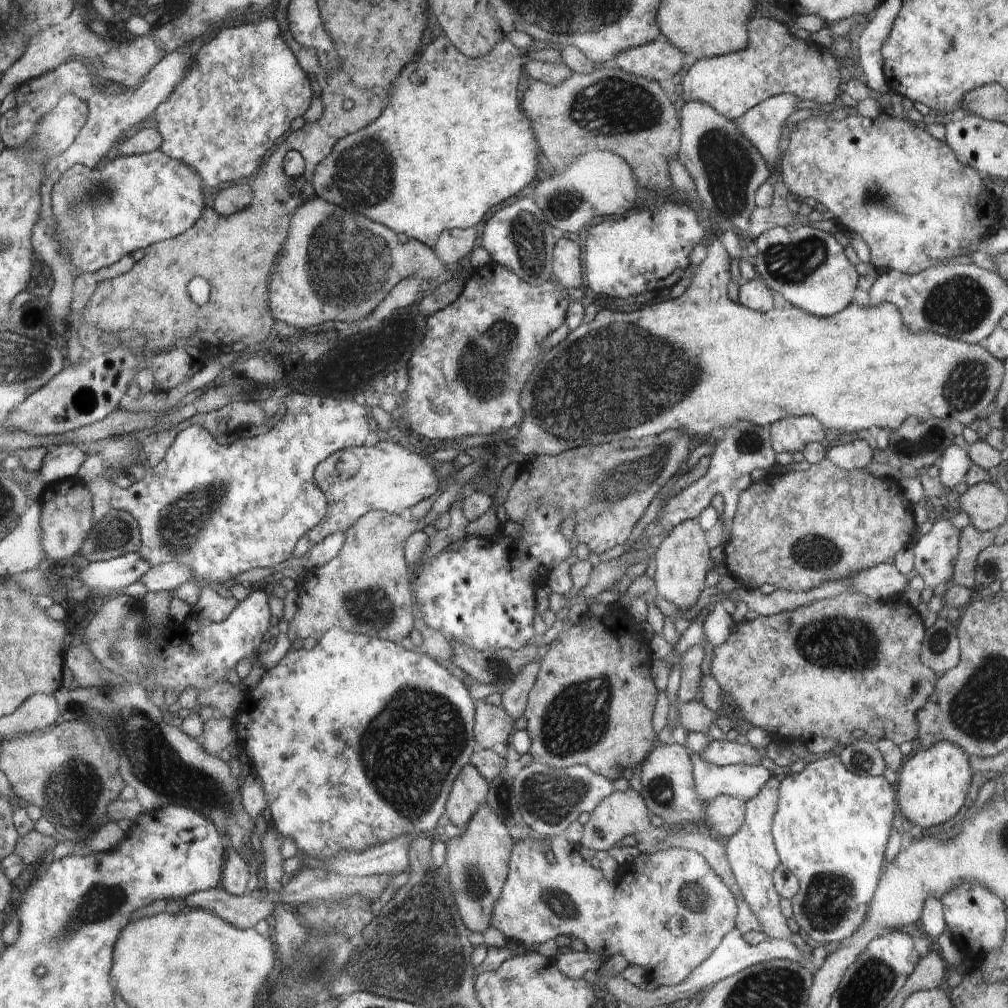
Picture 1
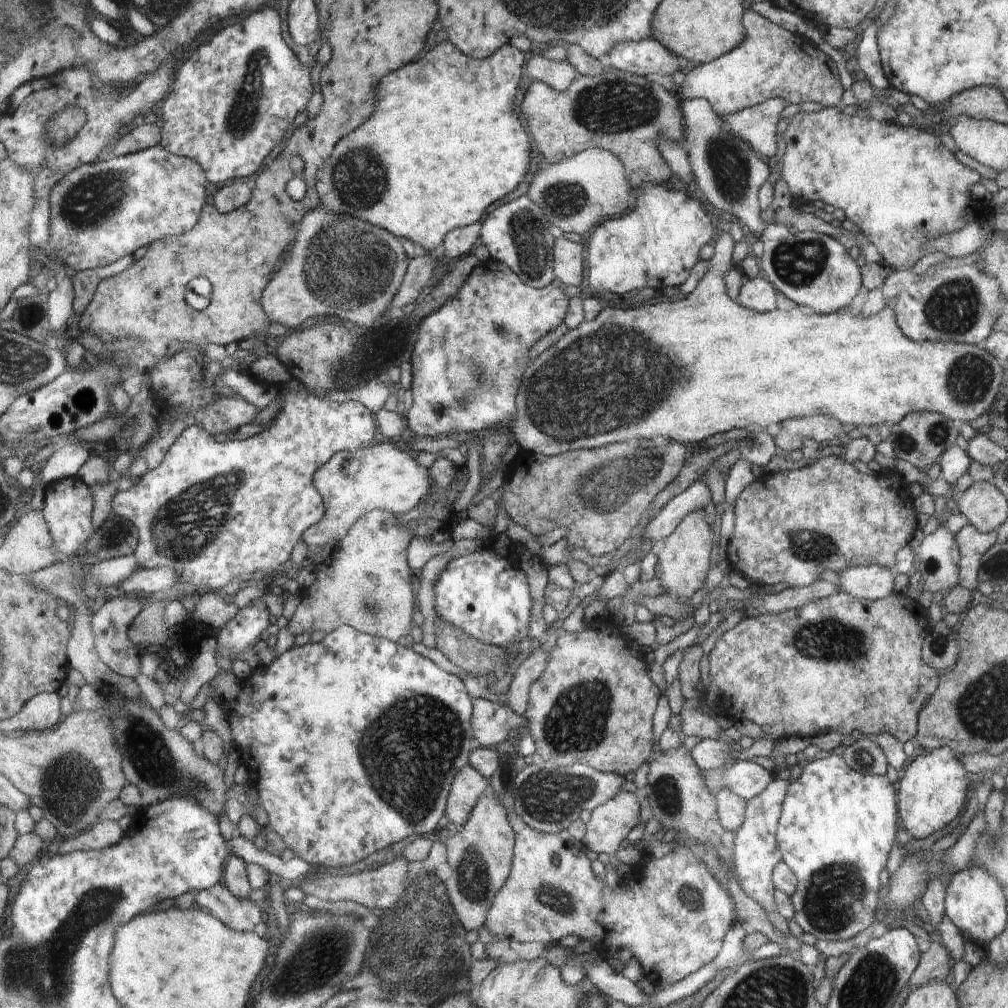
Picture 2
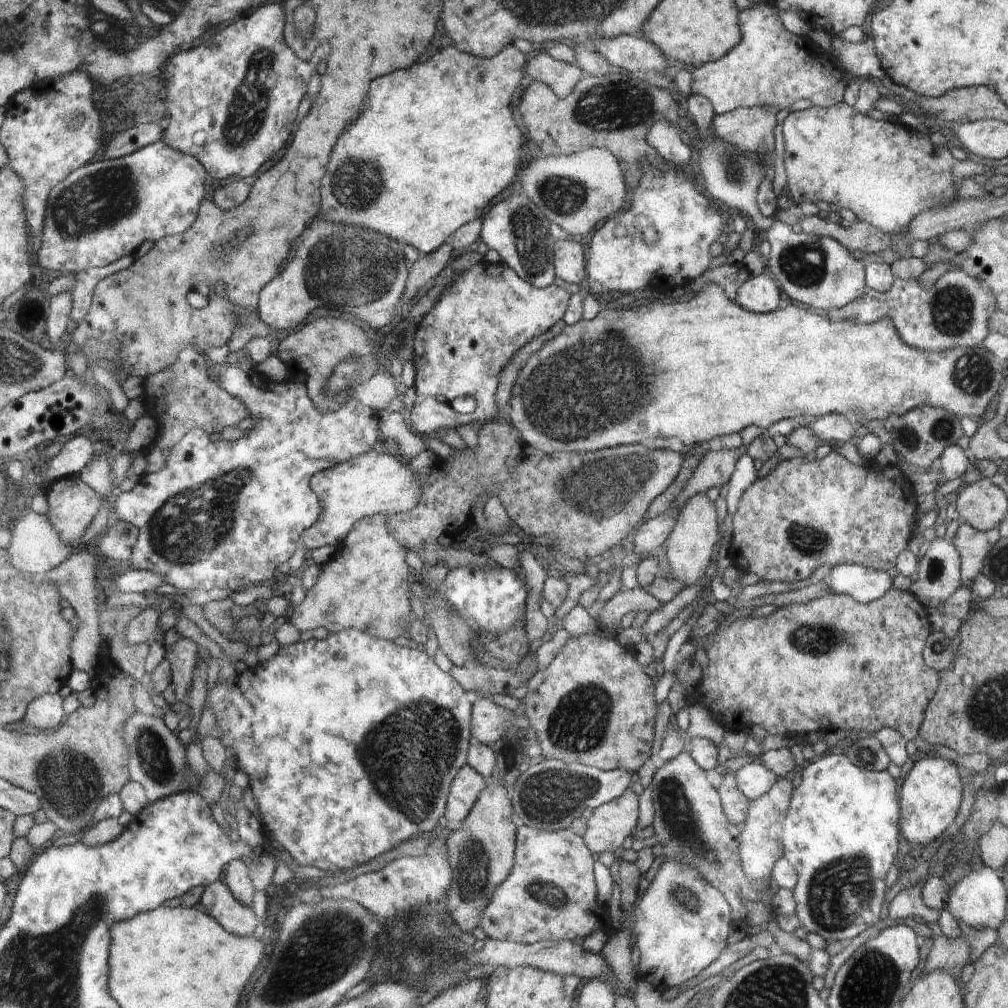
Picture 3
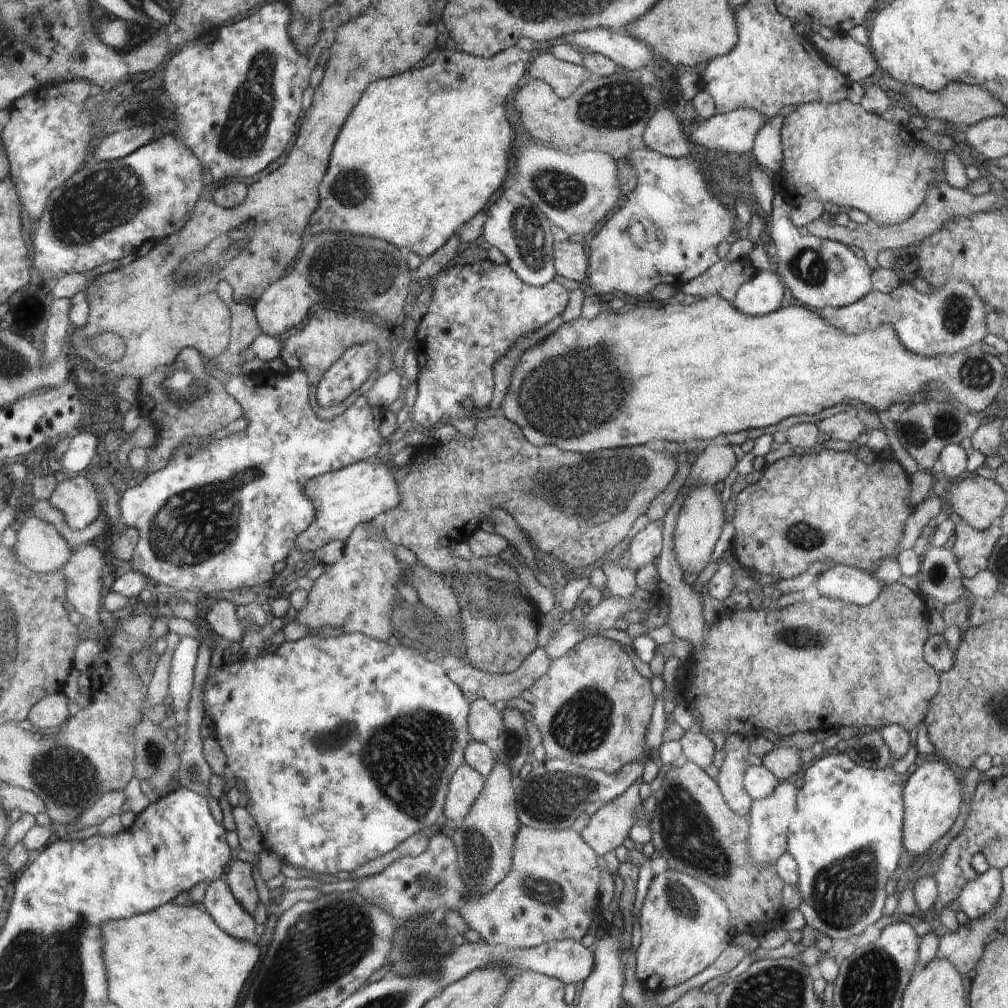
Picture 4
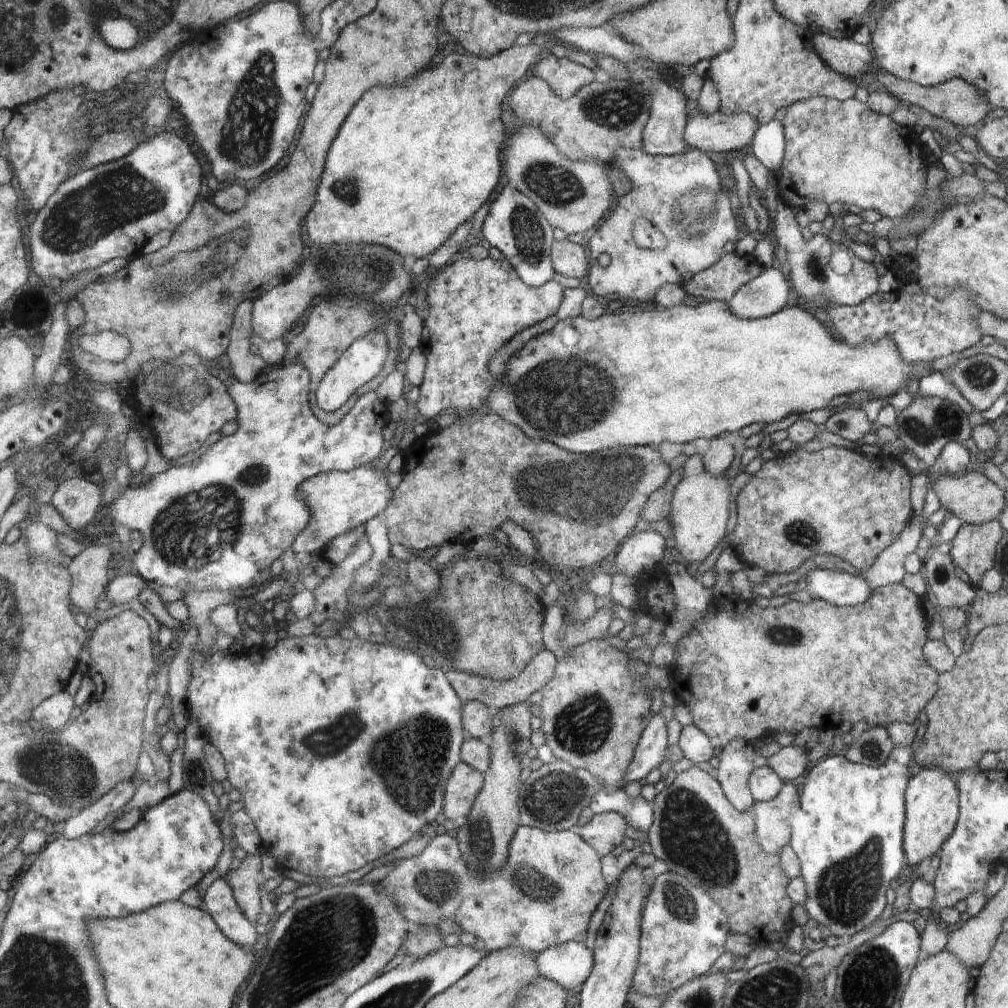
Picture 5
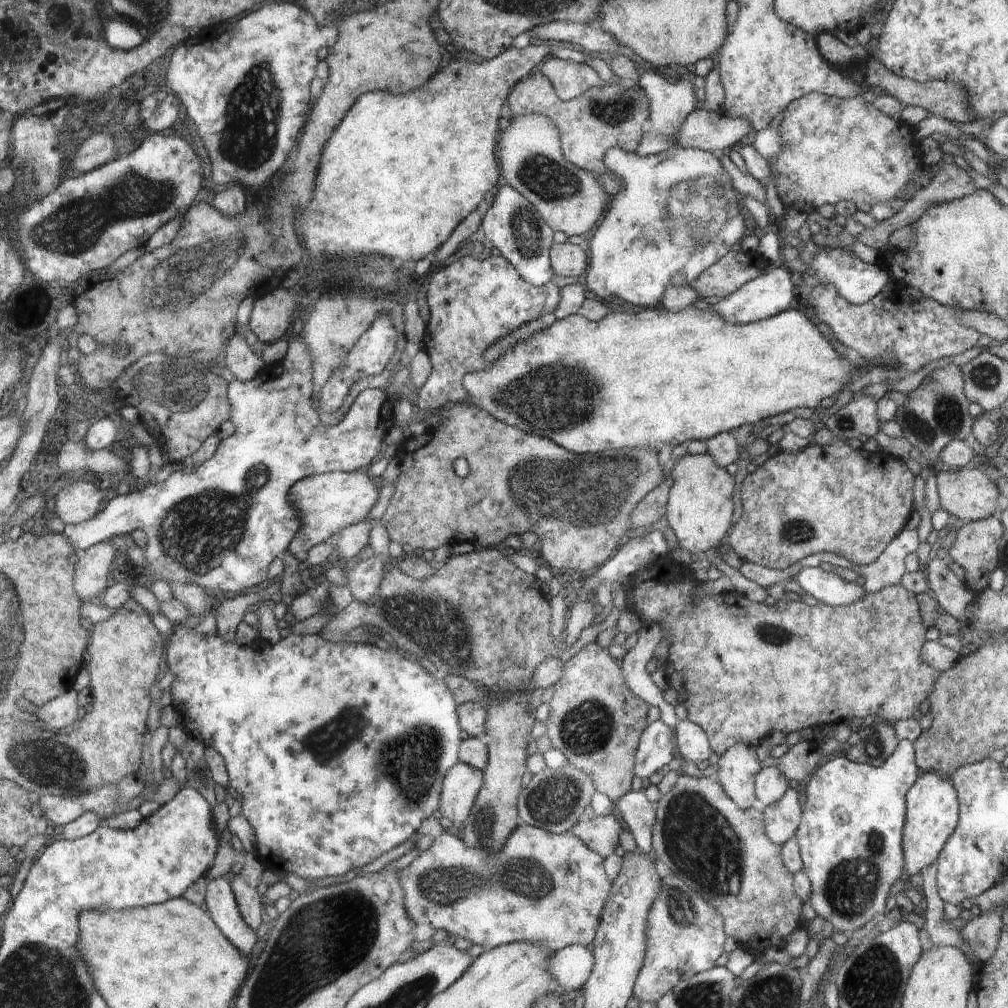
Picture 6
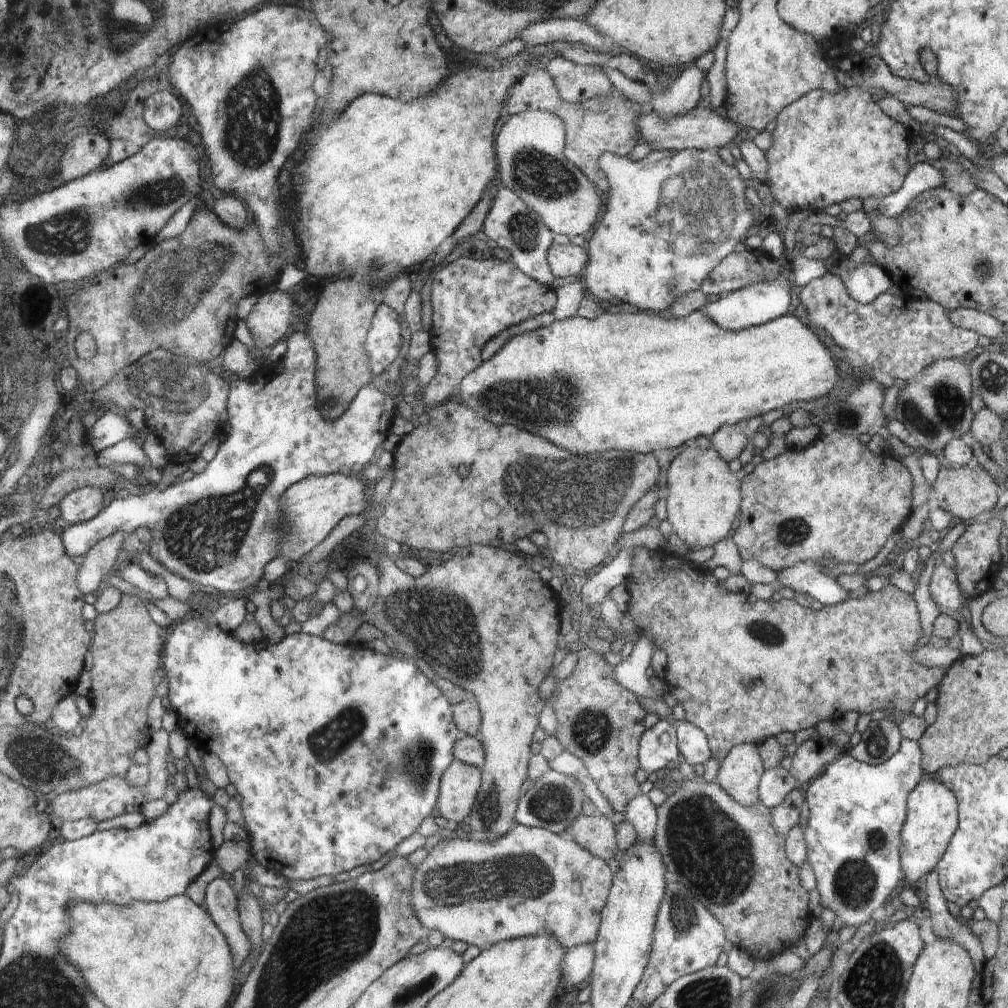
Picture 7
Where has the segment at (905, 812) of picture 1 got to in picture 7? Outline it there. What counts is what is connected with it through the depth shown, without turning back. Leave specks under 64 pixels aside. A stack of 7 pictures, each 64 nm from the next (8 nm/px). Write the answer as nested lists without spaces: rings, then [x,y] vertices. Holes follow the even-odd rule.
[[[936,776],[922,779],[908,795],[906,822],[902,828],[900,842],[900,862],[906,872],[905,879],[910,884],[918,884],[922,876],[936,870],[946,849],[949,848],[949,842],[957,832],[956,826],[959,825],[956,799],[953,791]]]

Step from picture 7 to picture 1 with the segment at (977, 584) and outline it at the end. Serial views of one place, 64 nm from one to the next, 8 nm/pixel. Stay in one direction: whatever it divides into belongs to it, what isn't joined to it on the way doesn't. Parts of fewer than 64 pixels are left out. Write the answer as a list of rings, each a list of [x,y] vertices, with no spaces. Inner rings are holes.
[[[972,524],[960,531],[957,563],[952,575],[955,585],[960,585],[974,591],[978,590],[977,582],[975,581],[977,556],[979,552],[993,545],[994,539],[995,533],[993,531],[980,532]]]

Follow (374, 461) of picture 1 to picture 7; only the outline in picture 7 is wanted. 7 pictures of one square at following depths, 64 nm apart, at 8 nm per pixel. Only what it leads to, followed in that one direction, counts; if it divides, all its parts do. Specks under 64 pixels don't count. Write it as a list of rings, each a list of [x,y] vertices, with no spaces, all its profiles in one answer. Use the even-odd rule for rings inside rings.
[[[341,473],[314,475],[307,477],[305,481],[296,482],[284,494],[282,500],[286,518],[290,518],[290,528],[288,528],[285,544],[282,545],[280,557],[288,564],[298,565],[302,562],[302,556],[310,552],[310,548],[318,546],[318,542],[322,542],[344,516],[360,515],[366,502],[368,500],[366,500],[364,484],[358,478],[350,478]]]

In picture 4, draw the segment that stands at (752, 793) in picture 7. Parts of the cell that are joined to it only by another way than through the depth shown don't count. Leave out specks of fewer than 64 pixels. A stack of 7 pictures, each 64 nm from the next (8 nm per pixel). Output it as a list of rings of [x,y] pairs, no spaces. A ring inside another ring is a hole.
[[[735,734],[726,737],[723,746],[724,760],[716,778],[729,809],[740,816],[749,814],[753,802],[749,791],[744,787],[745,770],[749,768],[746,758],[751,754],[749,746],[748,736]]]

